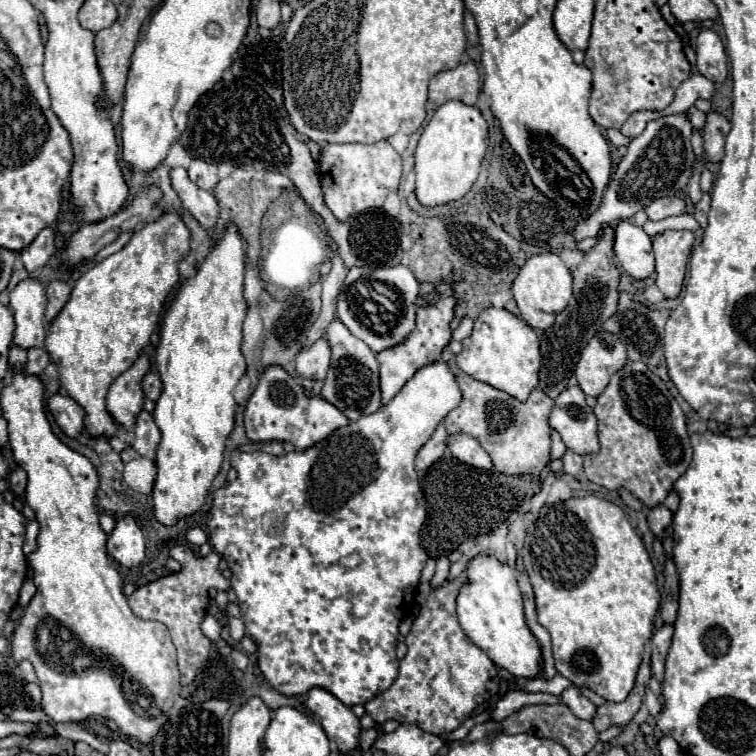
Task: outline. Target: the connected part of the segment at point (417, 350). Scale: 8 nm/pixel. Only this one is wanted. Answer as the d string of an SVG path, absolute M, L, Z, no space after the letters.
M443 283L435 287L439 295L429 295L429 307L419 307L417 311L417 327L415 331L397 347L385 349L381 353L377 353L377 361L381 365L381 403L387 405L399 391L401 387L415 375L417 369L435 363L441 359L441 349L449 343L451 339L451 329L449 323L453 319L453 307L455 307L455 299L453 299L453 285L451 283Z

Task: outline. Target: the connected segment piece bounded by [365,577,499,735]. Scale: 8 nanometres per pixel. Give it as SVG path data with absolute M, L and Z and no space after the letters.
M457 577L431 591L405 639L409 651L401 659L397 679L387 691L365 703L365 711L377 723L395 719L441 735L457 729L479 703L499 693L495 663L471 643L455 619L455 599L463 583L465 577Z

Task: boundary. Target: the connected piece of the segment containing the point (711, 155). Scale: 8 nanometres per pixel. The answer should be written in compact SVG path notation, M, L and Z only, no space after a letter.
M709 111L703 127L703 139L705 139L705 157L713 163L719 163L723 159L723 147L725 147L725 137L729 133L731 123L727 121L725 115L717 111Z

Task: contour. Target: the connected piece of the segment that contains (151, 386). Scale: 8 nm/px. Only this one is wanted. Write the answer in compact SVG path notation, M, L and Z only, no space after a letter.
M149 371L143 379L141 379L141 387L143 387L143 393L147 399L151 401L157 401L159 395L161 395L161 379L157 373Z

